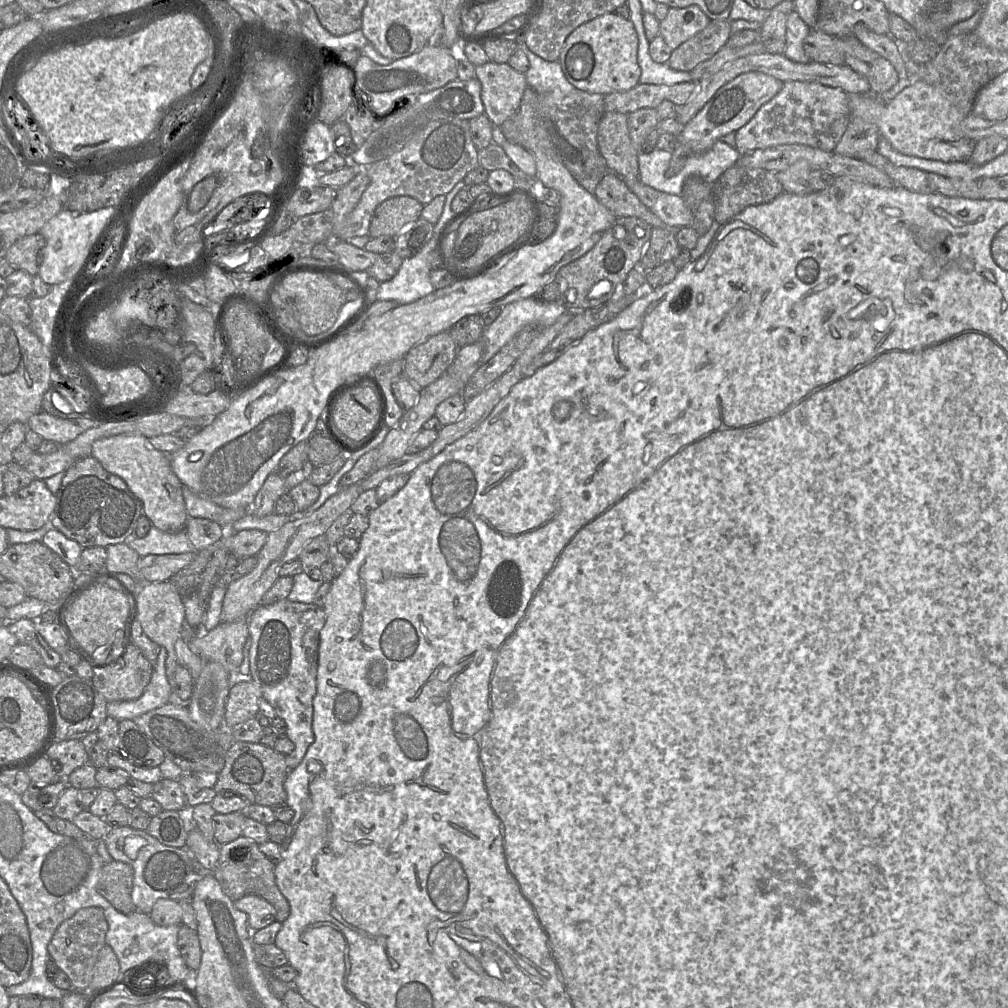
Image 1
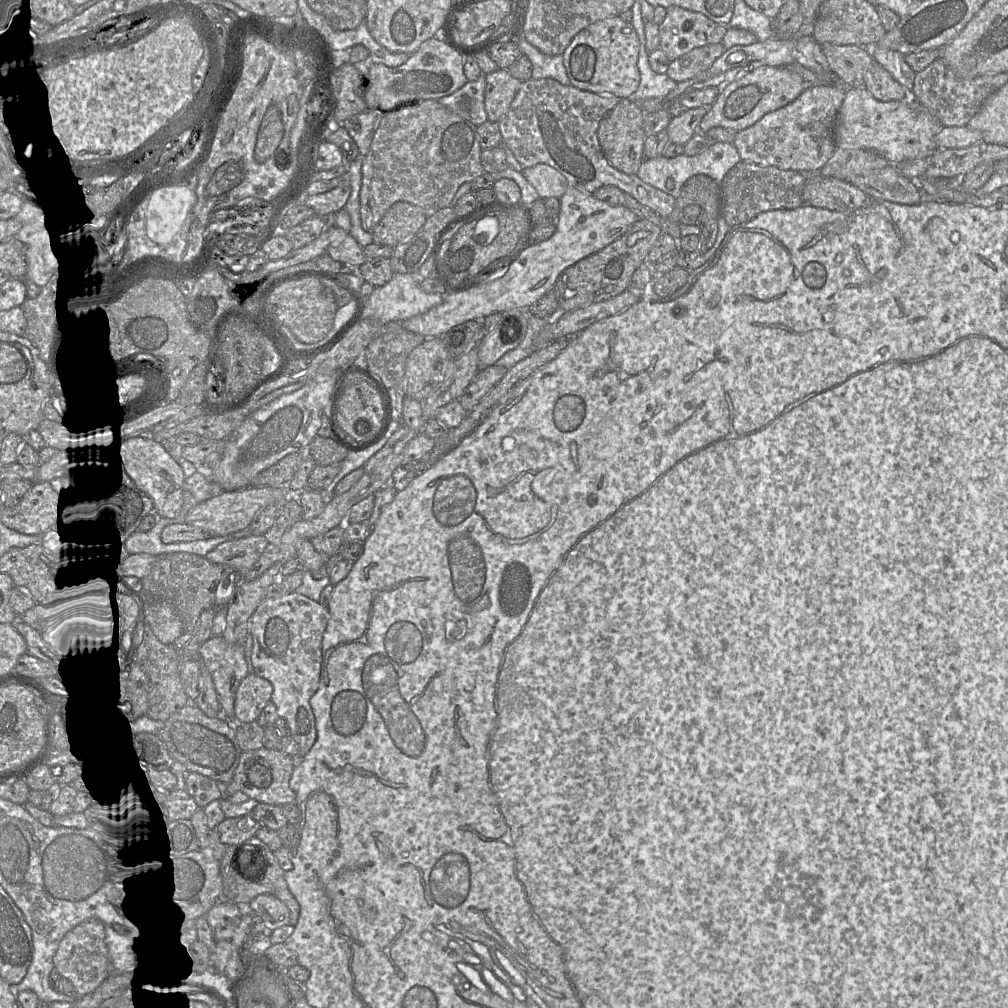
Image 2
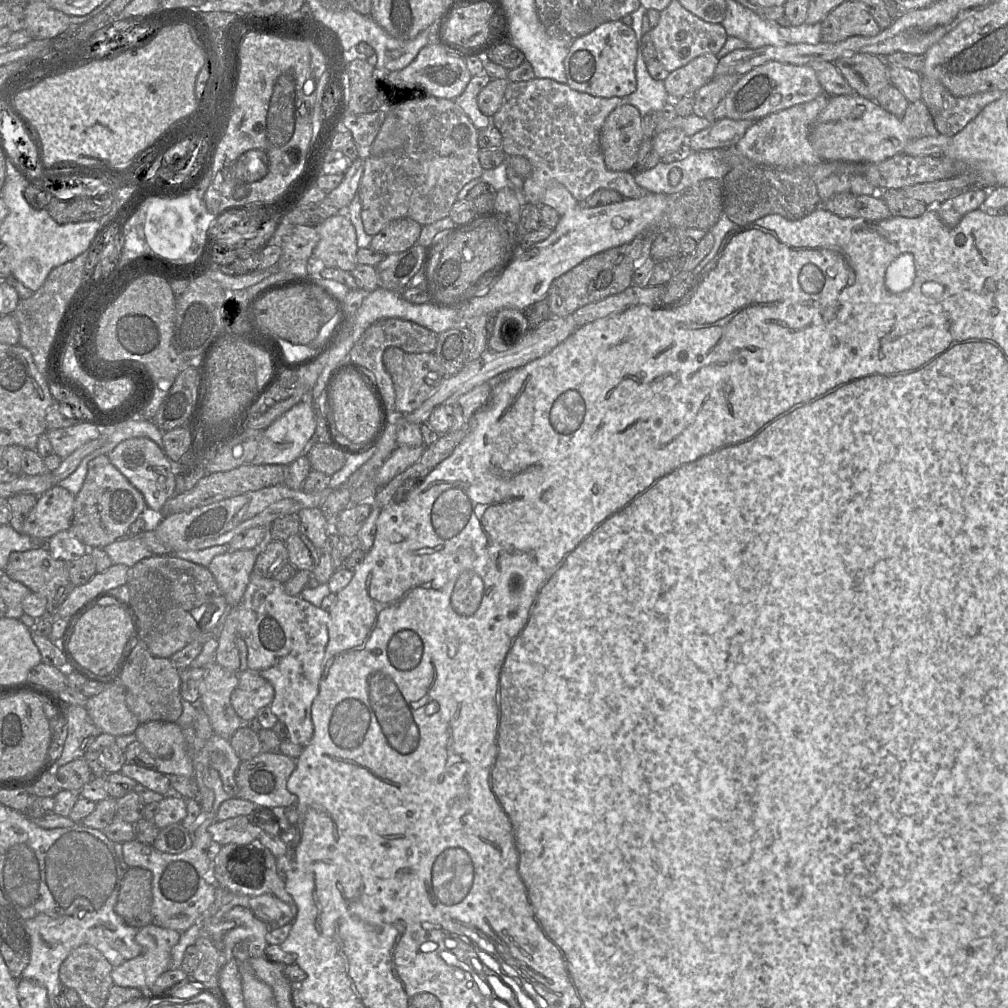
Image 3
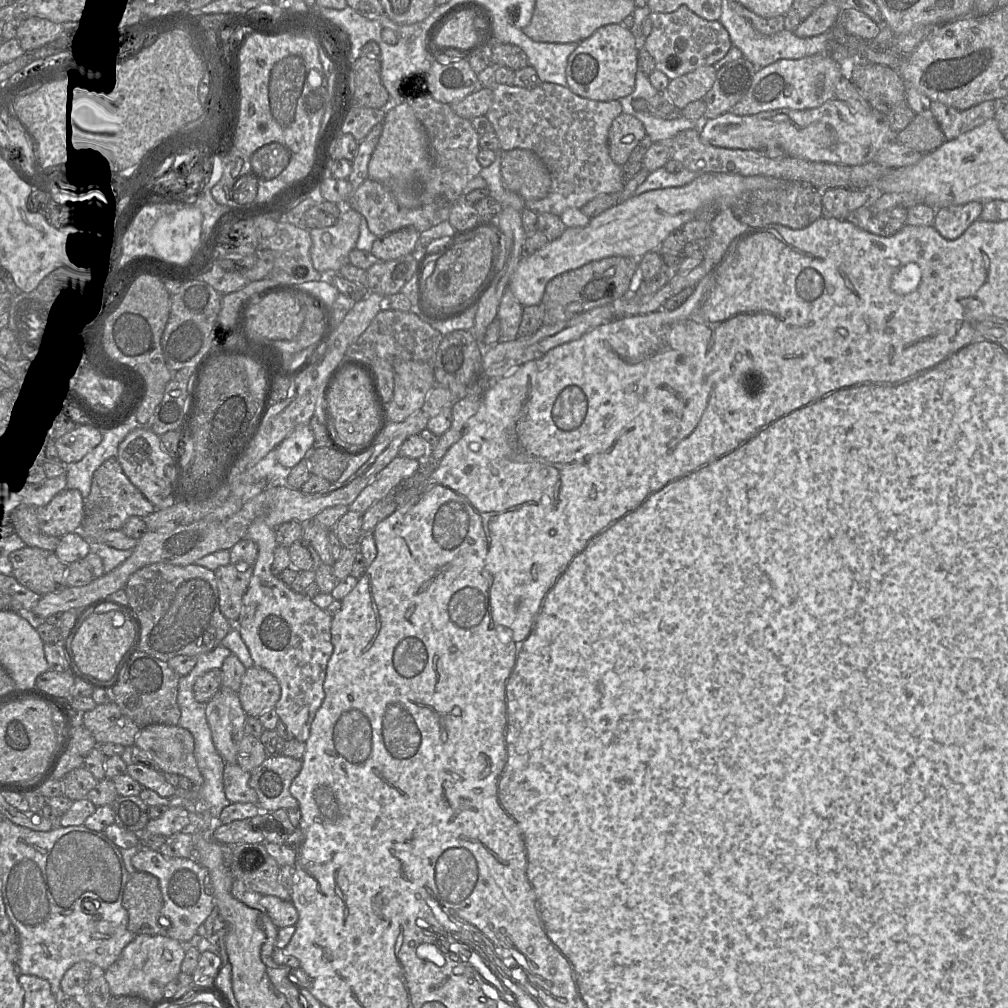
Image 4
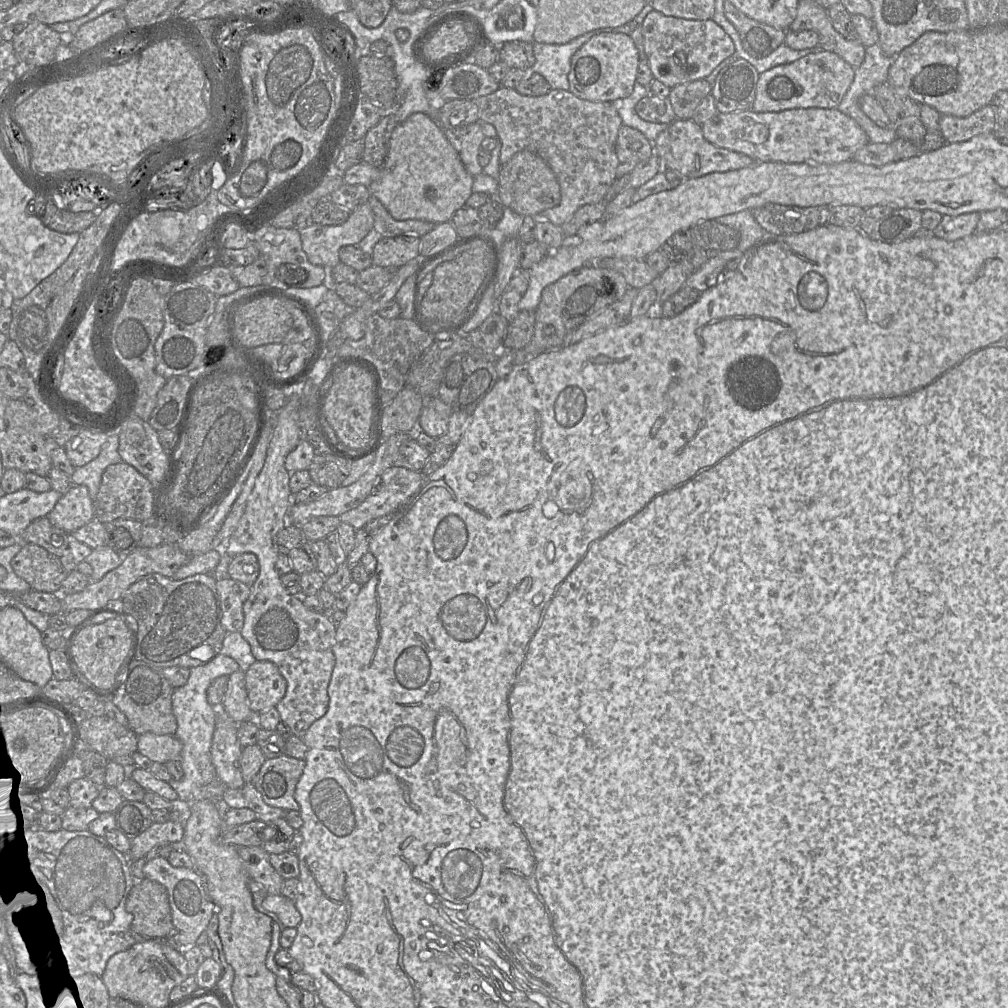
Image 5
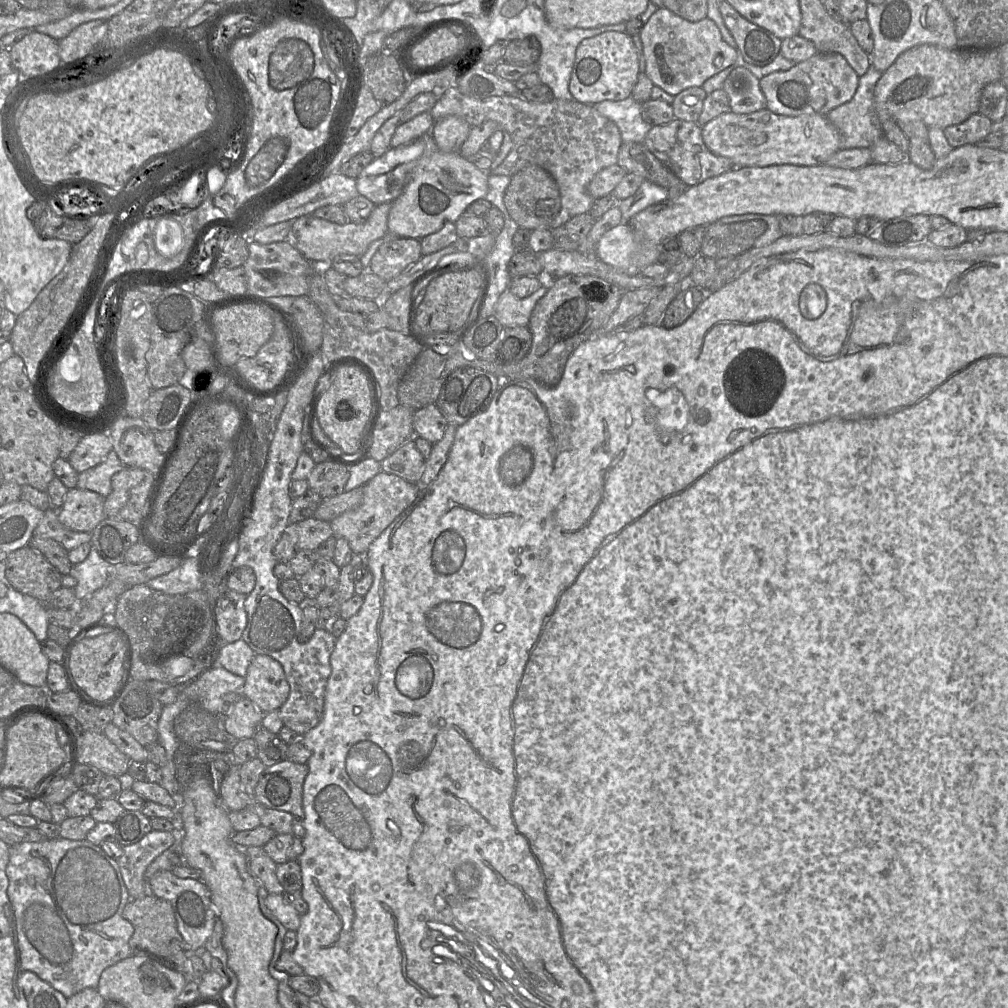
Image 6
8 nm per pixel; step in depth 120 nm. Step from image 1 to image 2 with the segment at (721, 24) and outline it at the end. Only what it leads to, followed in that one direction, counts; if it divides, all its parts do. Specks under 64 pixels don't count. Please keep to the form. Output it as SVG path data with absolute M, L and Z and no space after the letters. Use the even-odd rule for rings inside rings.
M722 43L694 48L671 61L666 74L677 83L691 79L711 67L725 51Z

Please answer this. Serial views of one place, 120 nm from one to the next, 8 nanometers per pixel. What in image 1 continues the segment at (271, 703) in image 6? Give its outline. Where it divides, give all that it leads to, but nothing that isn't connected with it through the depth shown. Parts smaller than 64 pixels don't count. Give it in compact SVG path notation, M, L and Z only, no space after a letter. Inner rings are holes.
M253 680L232 682L225 704L225 724L233 728L255 717L262 698L261 689Z

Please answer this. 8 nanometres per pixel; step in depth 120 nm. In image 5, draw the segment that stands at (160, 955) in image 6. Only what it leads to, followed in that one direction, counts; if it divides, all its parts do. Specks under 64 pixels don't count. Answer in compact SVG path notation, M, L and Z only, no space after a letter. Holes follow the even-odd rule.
M148 878L136 880L127 897L125 909L133 915L130 933L136 943L154 941L178 947L165 886Z

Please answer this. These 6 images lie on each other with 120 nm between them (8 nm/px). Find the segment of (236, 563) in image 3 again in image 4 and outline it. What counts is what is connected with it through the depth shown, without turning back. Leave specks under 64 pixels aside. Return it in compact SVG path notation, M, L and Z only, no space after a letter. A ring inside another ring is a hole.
M231 563L220 566L214 571L220 612L232 624L235 624L239 618L242 596L248 588L252 573L253 567L251 566L239 572Z

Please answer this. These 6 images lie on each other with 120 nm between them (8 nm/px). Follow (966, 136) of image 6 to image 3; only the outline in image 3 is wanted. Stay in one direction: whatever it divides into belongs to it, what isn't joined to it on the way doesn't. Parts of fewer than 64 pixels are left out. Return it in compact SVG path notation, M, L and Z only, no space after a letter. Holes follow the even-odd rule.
M921 76L921 100L927 106L938 132L948 137L959 133L1003 93L990 91L968 97L956 97L941 83Z

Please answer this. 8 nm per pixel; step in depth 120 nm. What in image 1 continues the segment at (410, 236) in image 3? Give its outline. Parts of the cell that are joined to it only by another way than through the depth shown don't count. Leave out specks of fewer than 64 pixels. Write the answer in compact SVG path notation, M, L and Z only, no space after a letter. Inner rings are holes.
M396 196L383 201L374 211L369 236L396 237L421 217L424 205L410 196Z

